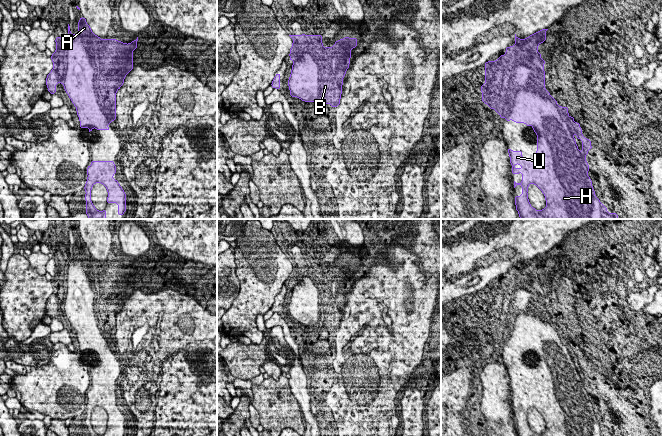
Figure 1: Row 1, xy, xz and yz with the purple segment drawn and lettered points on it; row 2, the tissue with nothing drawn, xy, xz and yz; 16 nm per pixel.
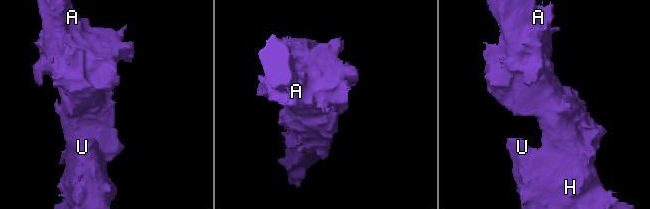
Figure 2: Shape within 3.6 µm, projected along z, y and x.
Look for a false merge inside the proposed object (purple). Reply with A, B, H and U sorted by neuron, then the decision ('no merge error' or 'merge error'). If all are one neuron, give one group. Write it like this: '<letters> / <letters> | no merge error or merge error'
A B H U | no merge error

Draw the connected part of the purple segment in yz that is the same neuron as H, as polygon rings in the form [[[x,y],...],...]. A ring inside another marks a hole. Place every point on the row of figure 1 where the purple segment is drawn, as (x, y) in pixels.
[[[542,29],[526,39],[519,39],[515,34],[514,46],[506,47],[506,53],[496,61],[485,63],[485,83],[481,86],[482,102],[487,104],[490,109],[495,109],[506,121],[512,120],[516,123],[525,123],[527,126],[532,125],[537,134],[536,161],[525,159],[522,156],[522,151],[507,149],[510,164],[513,166],[512,174],[522,173],[522,182],[517,184],[514,181],[514,188],[517,185],[522,186],[522,195],[515,196],[516,210],[520,219],[618,219],[618,214],[608,213],[607,208],[595,196],[592,181],[588,176],[589,165],[585,156],[588,154],[588,150],[592,149],[591,140],[582,135],[582,128],[579,123],[574,121],[574,117],[569,116],[568,107],[558,106],[557,100],[545,89],[545,60],[541,59],[541,54],[537,50],[538,45],[545,42],[547,30]],[[575,133],[577,139],[582,140],[581,152],[573,137]],[[530,184],[535,184],[543,192],[547,204],[543,210],[538,211],[529,203],[527,191]]]

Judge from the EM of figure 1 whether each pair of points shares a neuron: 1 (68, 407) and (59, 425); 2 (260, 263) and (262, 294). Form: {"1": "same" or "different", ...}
{"1": "different", "2": "same"}

